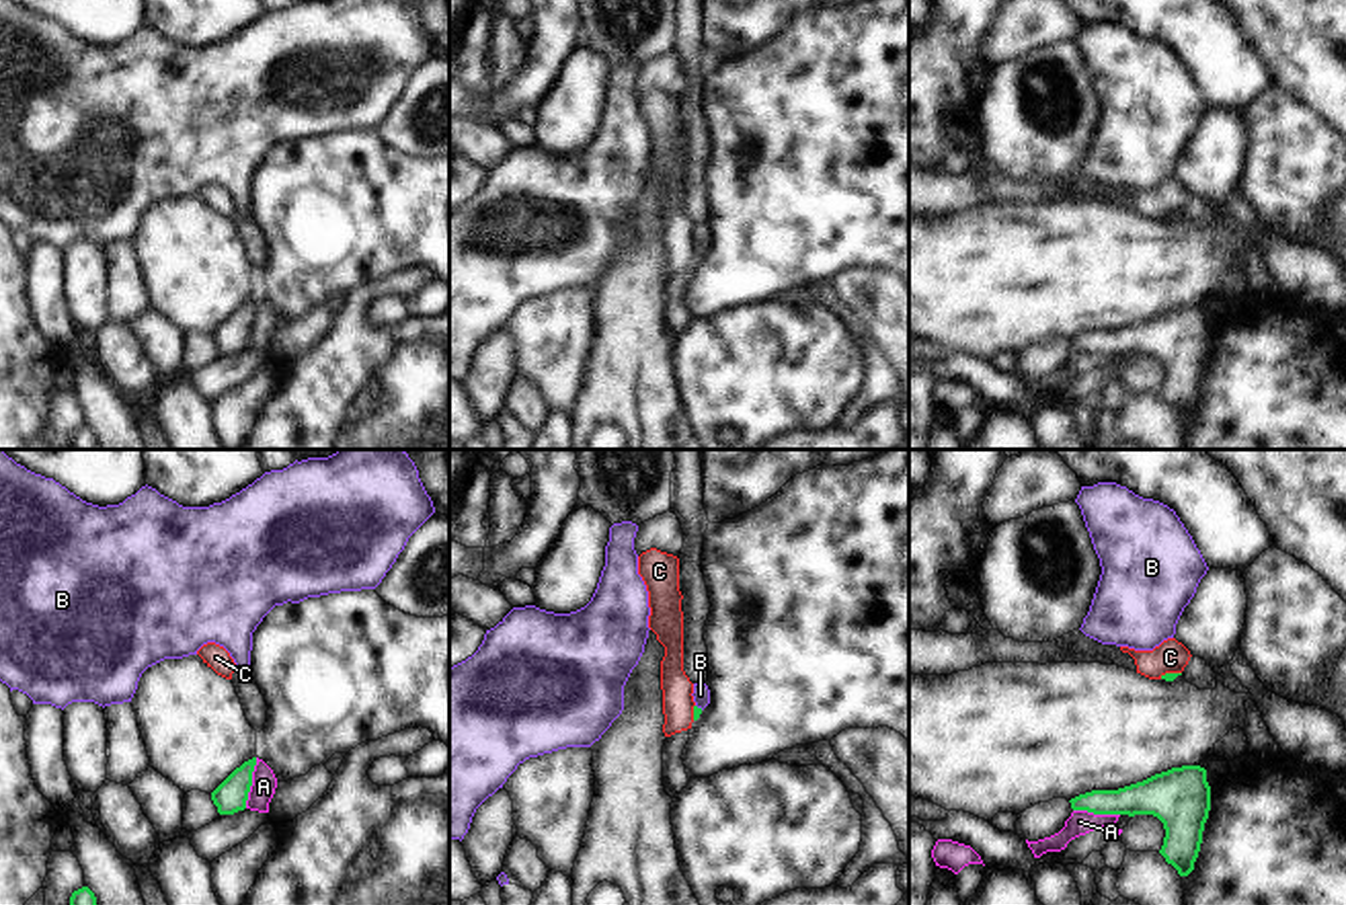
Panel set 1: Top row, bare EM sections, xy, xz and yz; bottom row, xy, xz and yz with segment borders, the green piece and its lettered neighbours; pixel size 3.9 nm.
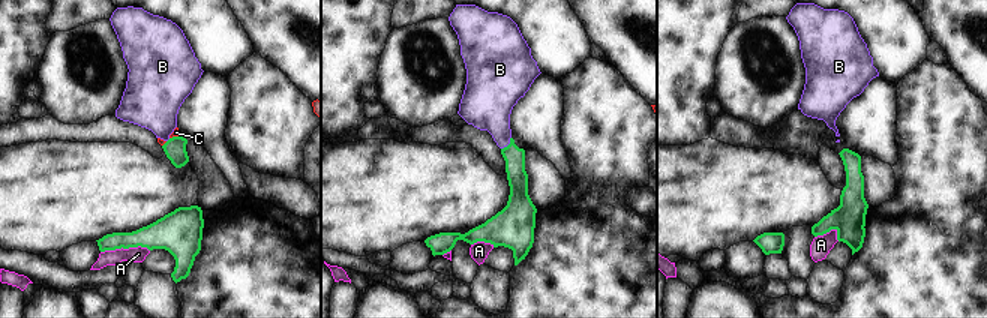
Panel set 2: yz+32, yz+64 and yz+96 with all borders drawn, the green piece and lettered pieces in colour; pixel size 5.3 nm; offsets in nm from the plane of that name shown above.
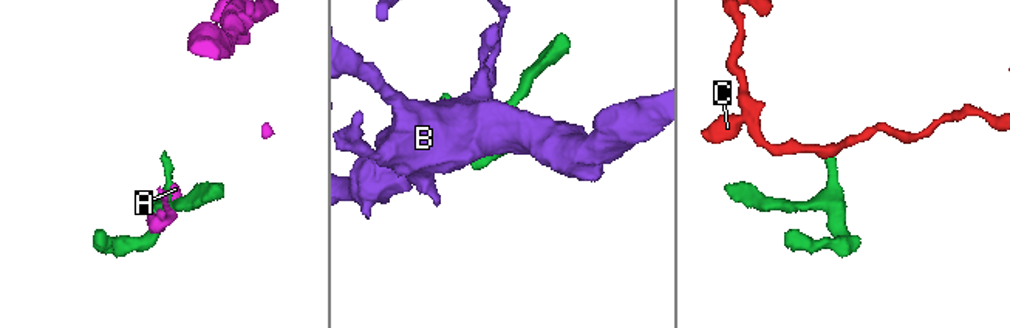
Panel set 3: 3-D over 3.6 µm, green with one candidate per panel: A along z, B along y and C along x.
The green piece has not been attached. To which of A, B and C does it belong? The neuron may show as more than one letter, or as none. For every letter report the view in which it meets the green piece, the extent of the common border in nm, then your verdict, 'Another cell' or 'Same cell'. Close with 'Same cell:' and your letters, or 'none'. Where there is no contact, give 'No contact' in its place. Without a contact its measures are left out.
A: Touches green in xy. Shared border 200 nm. Another cell
B: Touches green in xz. Shared border 40 nm. Same cell
C: Touches green in yz. Shared border 90 nm. Another cell
Same cell: B

